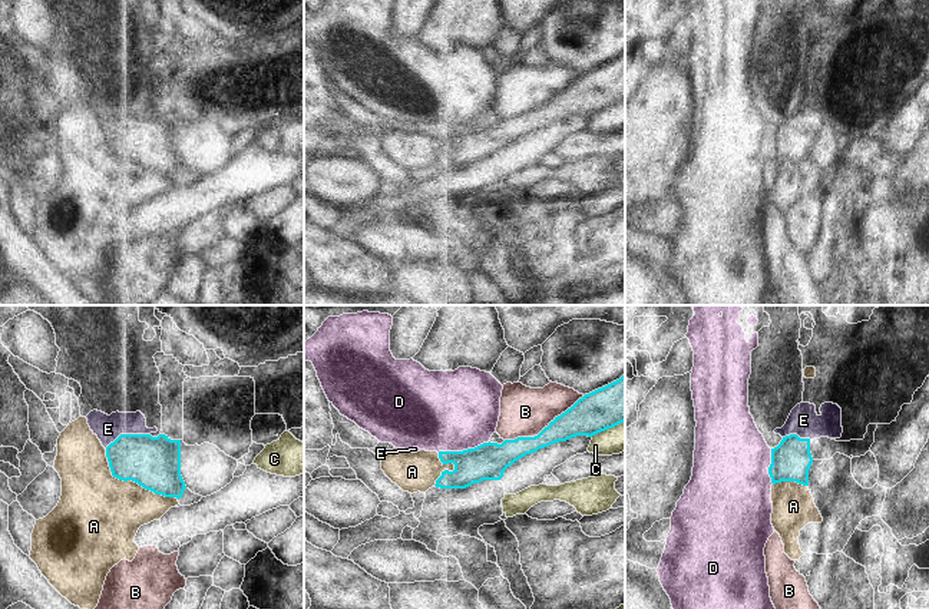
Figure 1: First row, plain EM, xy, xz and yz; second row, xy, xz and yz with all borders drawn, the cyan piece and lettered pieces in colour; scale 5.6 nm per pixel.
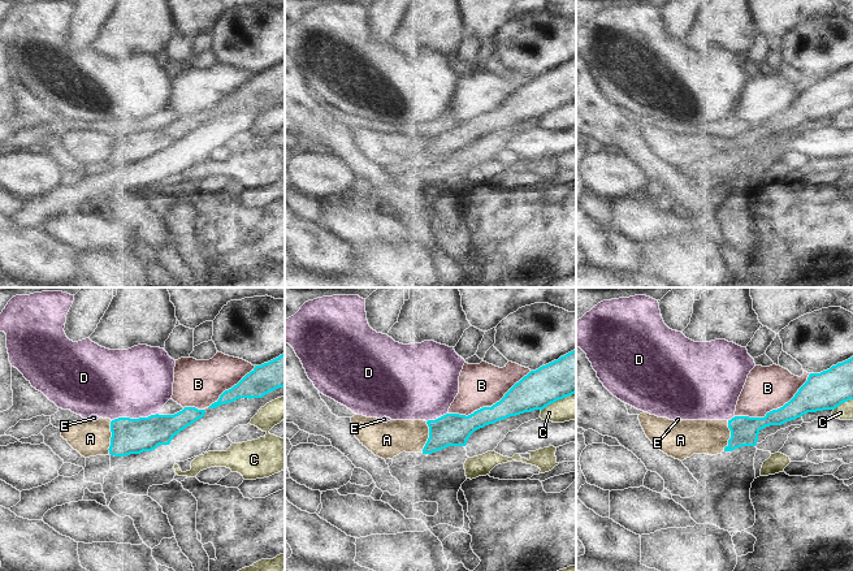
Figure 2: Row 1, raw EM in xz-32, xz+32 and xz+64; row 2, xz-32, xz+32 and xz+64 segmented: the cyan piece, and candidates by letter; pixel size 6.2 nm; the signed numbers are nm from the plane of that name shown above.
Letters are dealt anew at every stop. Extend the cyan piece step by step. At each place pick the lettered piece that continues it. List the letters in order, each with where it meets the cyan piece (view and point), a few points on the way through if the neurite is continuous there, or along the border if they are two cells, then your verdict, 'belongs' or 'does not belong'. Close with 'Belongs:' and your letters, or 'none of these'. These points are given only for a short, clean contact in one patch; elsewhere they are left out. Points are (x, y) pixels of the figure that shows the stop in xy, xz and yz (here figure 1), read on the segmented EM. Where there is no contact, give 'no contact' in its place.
A: xy (132, 480) | does not belong
B: xz (545, 427) | does not belong
C: xz (607, 429) | along xz (624, 420), (591, 436) | does not belong
D: xz (463, 450) | does not belong
E: xy (126, 434) | belongs
Belongs: E

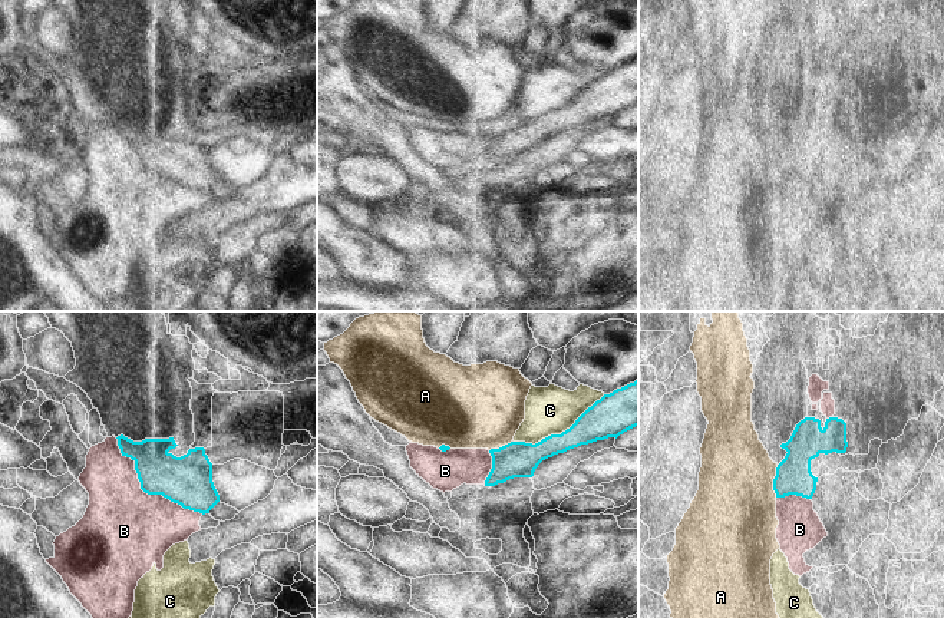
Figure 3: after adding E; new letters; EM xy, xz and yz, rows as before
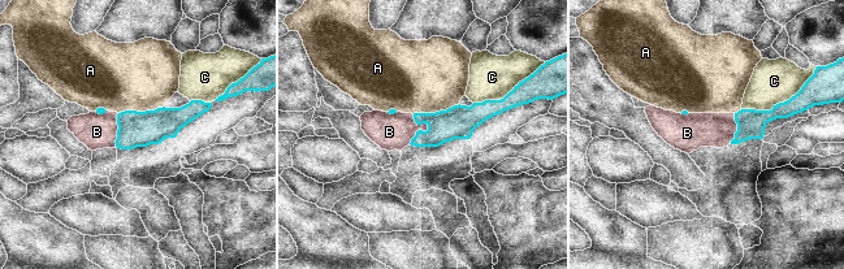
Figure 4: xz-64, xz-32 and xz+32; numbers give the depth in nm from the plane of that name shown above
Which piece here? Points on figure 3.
A: yz (773, 481) | does not belong
B: xy (145, 492) | does not belong
C: xz (558, 435) | does not belong
Belongs: none of these

